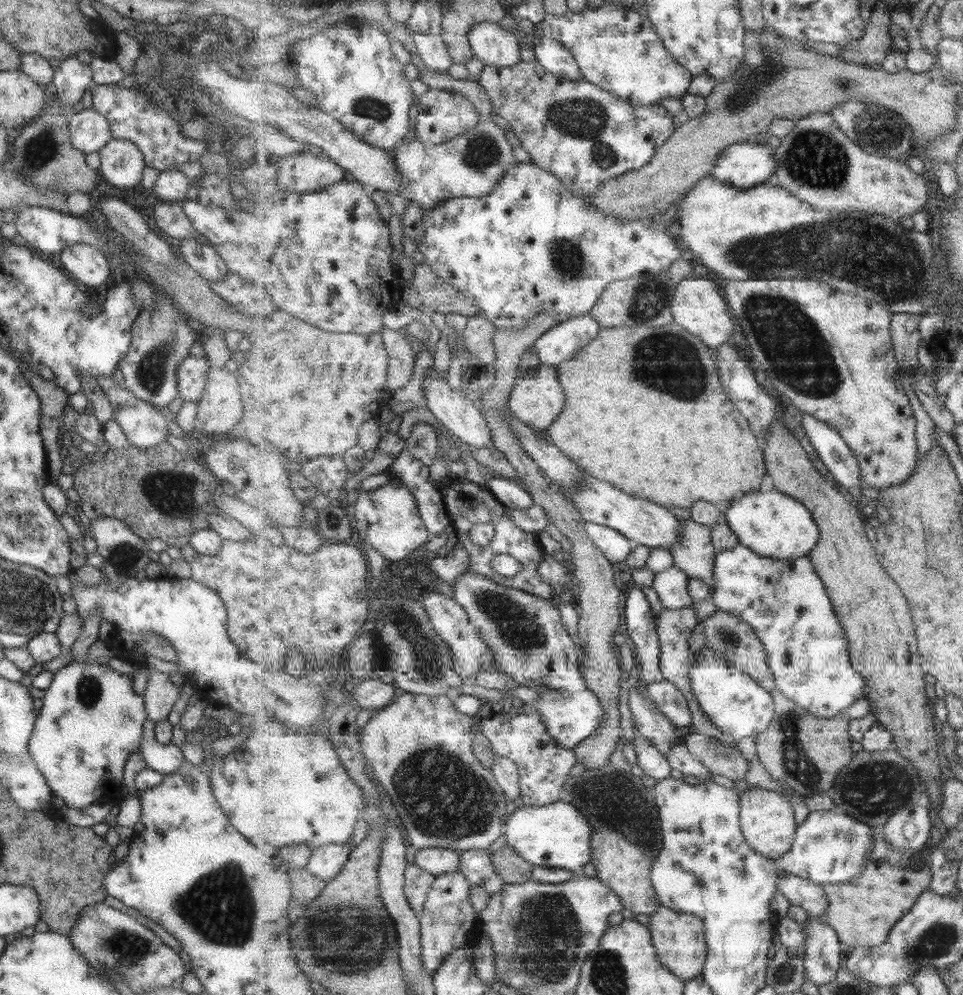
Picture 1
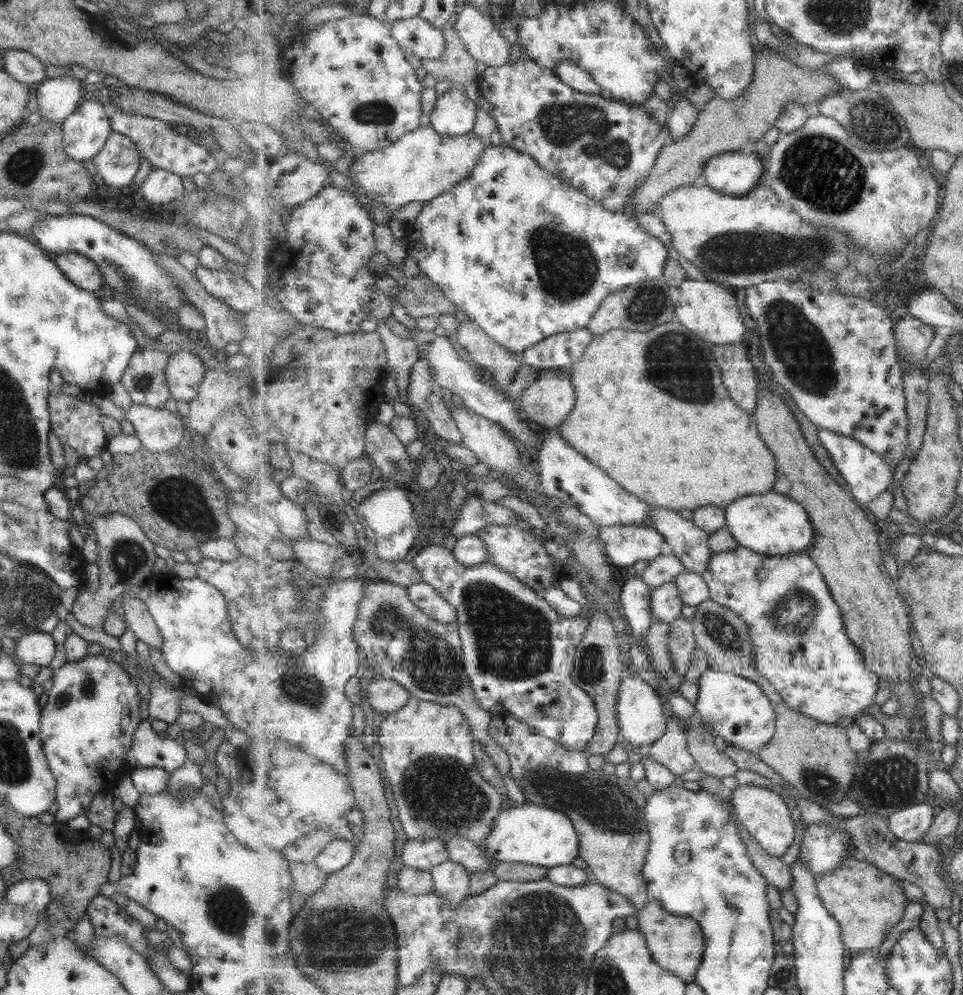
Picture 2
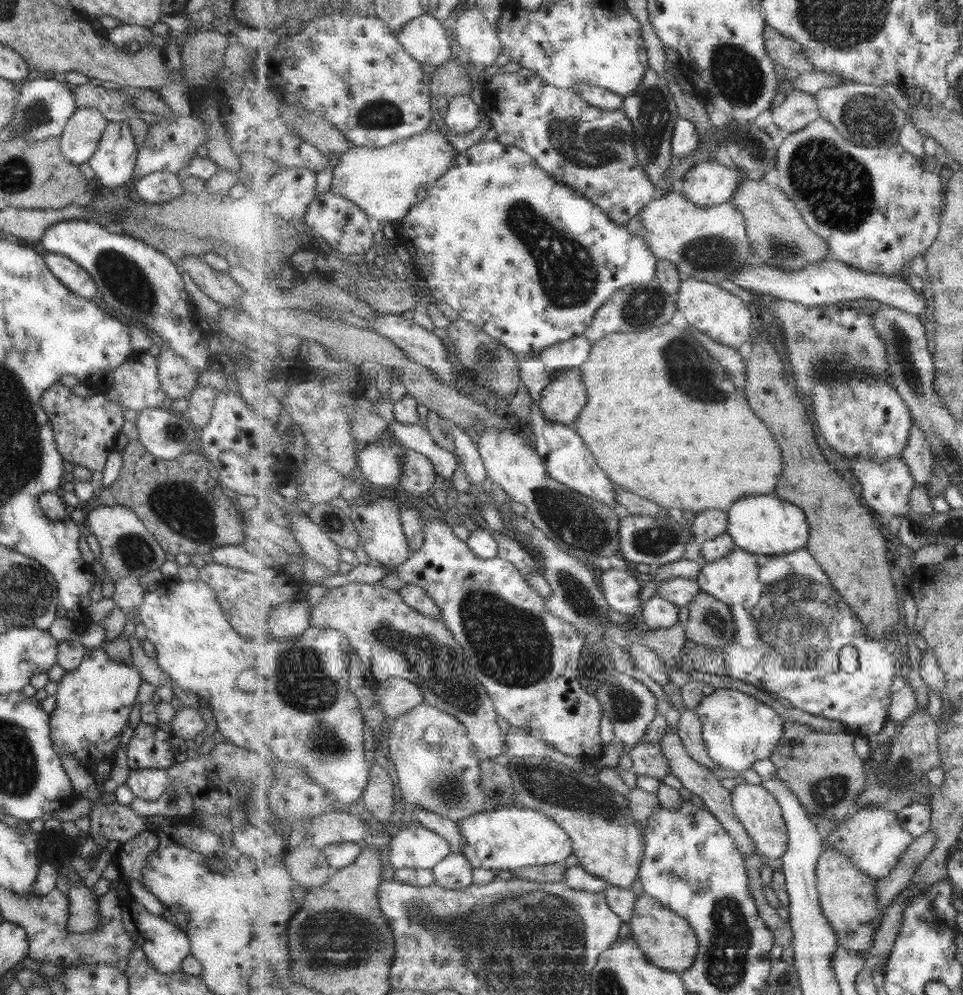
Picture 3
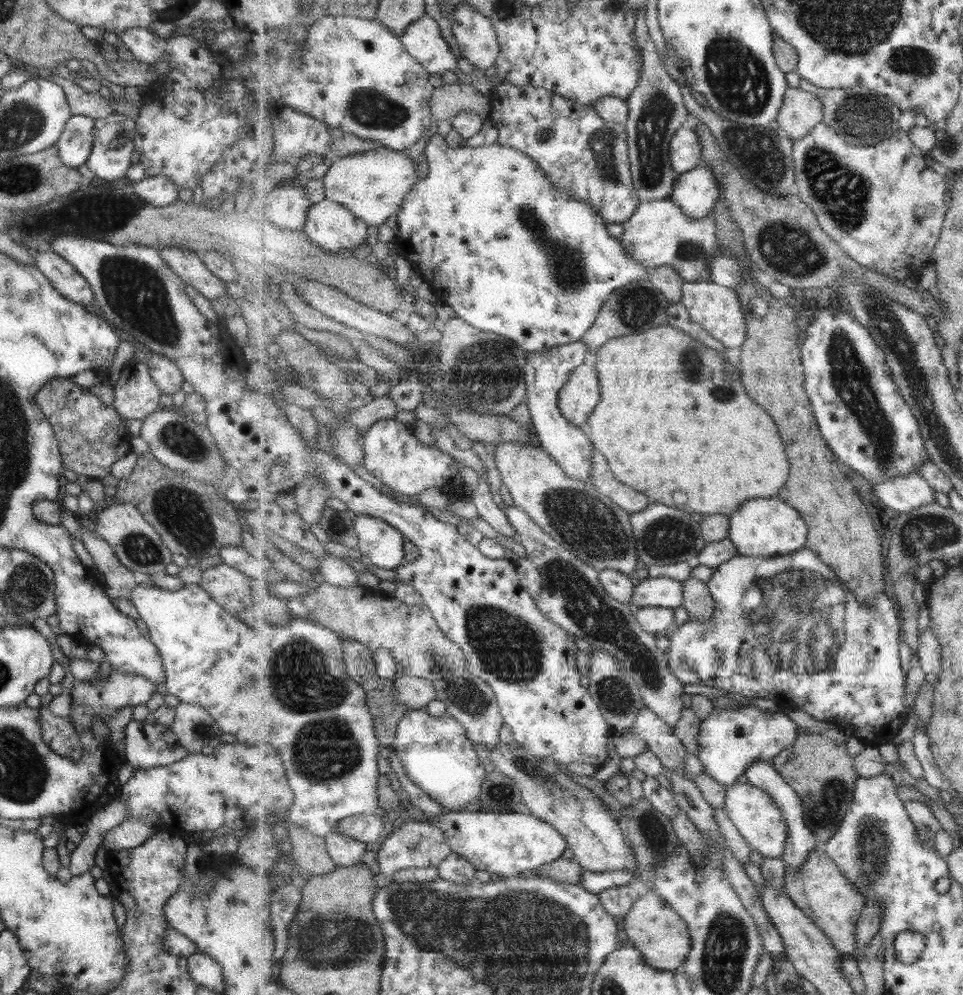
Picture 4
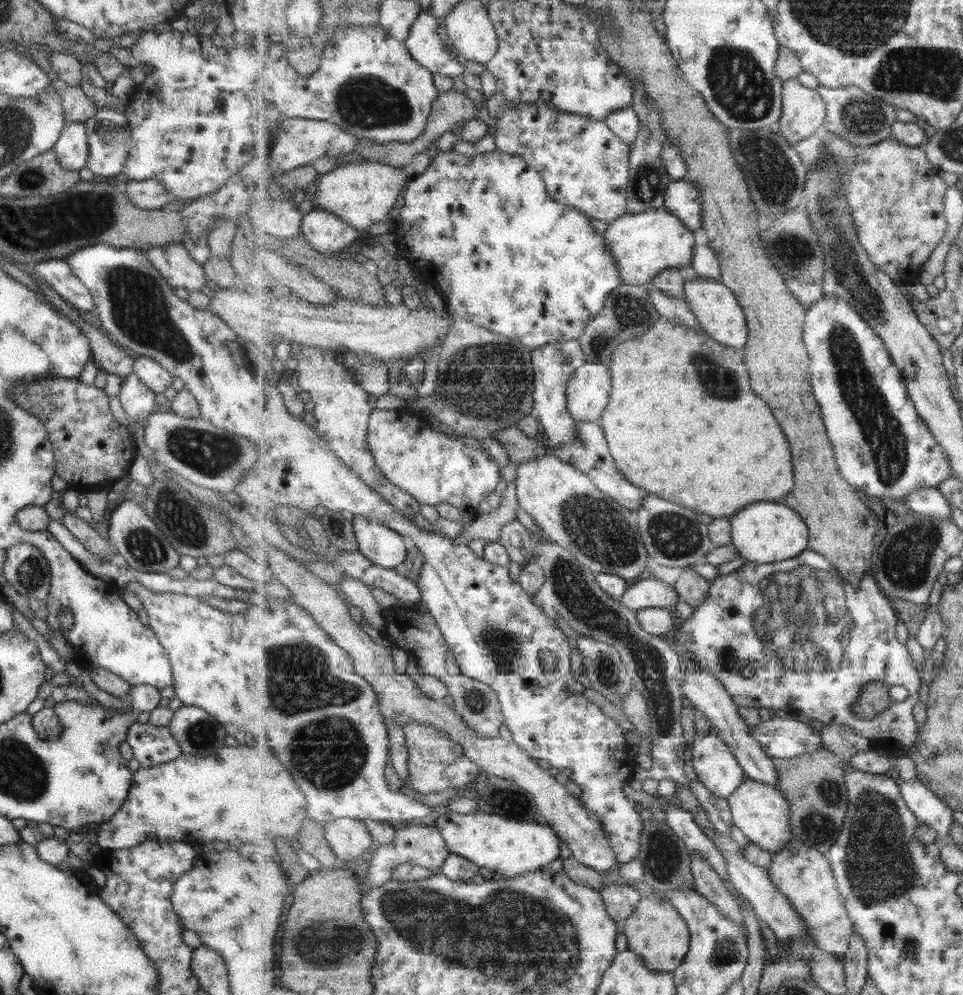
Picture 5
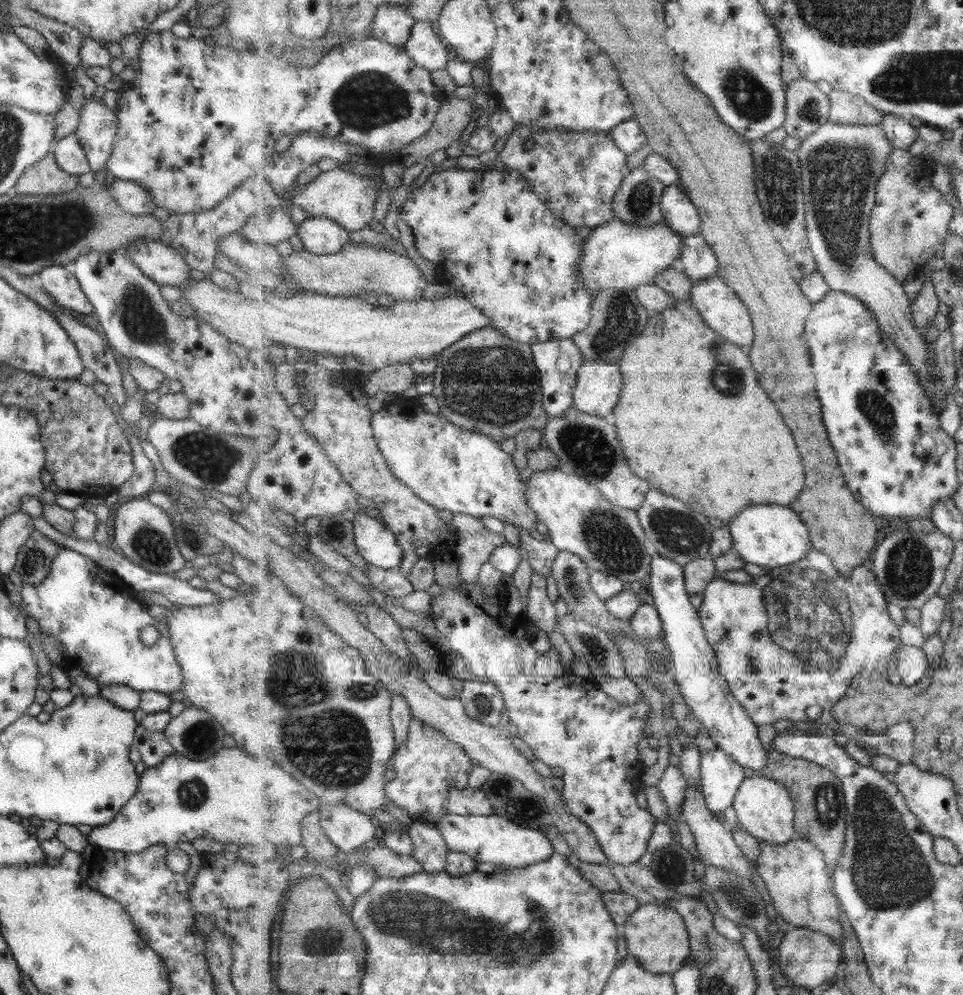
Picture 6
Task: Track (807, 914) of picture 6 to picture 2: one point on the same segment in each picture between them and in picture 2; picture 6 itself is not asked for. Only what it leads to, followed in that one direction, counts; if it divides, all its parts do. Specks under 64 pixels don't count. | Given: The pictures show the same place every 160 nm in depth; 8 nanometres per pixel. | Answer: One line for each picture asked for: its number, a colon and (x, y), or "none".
2: (868, 903)
3: (848, 896)
4: (820, 888)
5: (803, 873)

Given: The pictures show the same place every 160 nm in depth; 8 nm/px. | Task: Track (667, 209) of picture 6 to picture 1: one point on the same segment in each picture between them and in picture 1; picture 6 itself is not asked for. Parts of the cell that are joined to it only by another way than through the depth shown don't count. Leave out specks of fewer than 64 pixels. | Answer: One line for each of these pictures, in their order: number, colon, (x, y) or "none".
1: (743, 165)
2: (735, 173)
3: (708, 183)
4: (697, 191)
5: (683, 198)

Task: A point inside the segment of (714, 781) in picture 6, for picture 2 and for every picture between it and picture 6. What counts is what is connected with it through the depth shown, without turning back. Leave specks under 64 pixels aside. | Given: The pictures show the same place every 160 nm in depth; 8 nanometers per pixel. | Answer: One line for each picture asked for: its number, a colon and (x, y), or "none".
2: (736, 710)
3: (738, 730)
4: (730, 741)
5: (716, 765)

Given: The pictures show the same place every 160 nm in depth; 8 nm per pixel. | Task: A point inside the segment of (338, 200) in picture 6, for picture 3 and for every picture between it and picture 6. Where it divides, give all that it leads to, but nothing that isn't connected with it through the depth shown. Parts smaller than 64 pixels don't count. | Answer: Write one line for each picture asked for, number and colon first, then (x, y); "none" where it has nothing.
3: (384, 182)
4: (373, 185)
5: (363, 193)

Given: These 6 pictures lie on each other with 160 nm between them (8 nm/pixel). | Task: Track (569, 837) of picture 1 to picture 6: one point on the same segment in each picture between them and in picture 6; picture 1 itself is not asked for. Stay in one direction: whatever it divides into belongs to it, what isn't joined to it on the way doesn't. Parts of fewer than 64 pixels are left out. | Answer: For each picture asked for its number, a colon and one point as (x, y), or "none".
2: (535, 835)
3: (507, 838)
4: (505, 843)
5: (512, 847)
6: (495, 839)

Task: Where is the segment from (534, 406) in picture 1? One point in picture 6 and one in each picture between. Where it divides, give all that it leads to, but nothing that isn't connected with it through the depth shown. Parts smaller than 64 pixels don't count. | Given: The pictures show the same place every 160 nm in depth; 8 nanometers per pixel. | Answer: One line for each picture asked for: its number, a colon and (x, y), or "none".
2: (549, 401)
3: (563, 400)
4: (578, 398)
5: (590, 389)
6: (599, 385)

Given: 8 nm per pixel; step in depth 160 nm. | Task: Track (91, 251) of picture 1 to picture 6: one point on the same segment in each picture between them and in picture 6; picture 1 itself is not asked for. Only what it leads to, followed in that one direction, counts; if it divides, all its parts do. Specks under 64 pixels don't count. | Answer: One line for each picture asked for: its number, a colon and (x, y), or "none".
2: (78, 269)
3: (76, 280)
4: (58, 272)
5: (56, 273)
6: (58, 281)

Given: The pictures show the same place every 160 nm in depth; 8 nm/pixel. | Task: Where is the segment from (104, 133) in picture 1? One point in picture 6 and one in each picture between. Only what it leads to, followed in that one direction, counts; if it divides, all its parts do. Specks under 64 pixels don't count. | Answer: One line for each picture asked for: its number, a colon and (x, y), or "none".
2: (84, 132)
3: (79, 139)
4: (74, 143)
5: (71, 148)
6: (68, 154)

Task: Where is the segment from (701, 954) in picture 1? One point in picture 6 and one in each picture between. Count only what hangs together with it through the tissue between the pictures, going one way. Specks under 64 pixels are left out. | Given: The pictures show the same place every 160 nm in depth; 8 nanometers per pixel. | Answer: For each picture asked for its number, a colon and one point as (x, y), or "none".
2: (677, 943)
3: (667, 939)
4: (661, 935)
5: (656, 931)
6: (657, 935)

